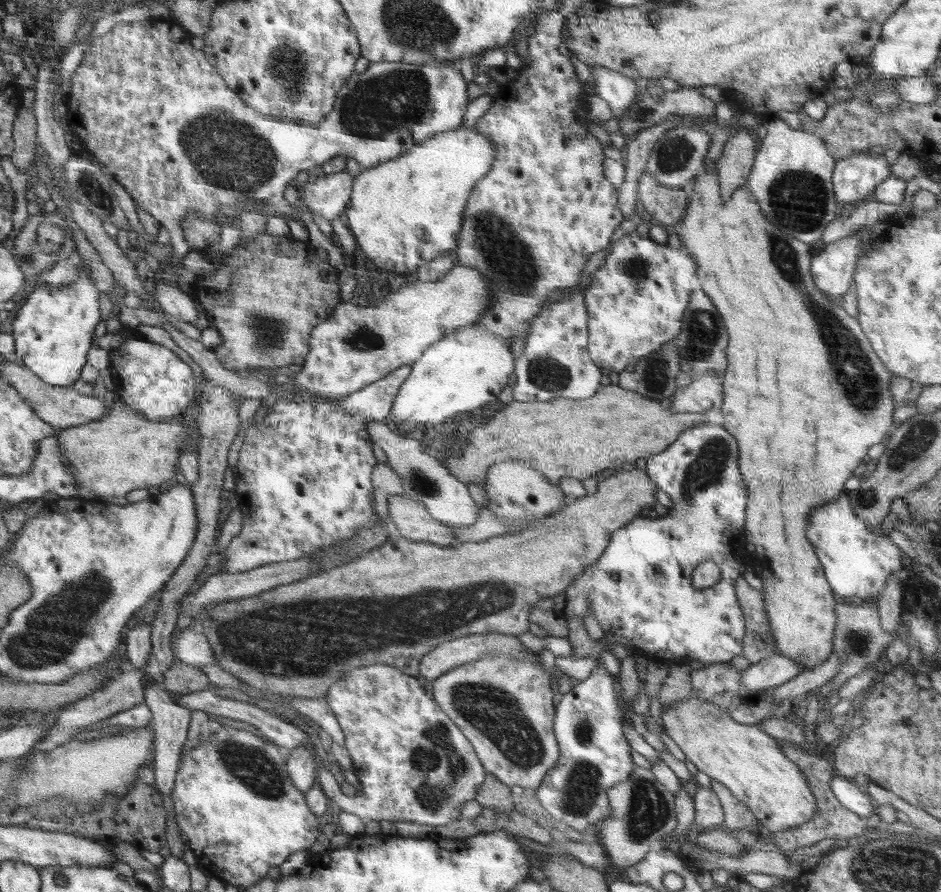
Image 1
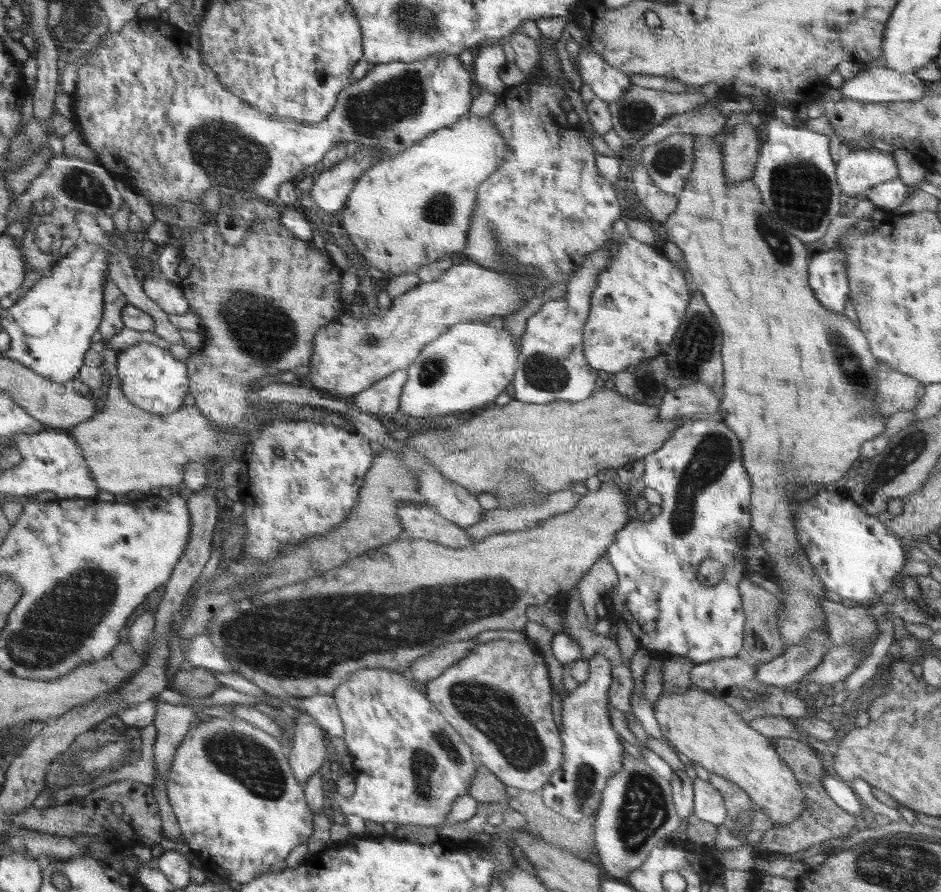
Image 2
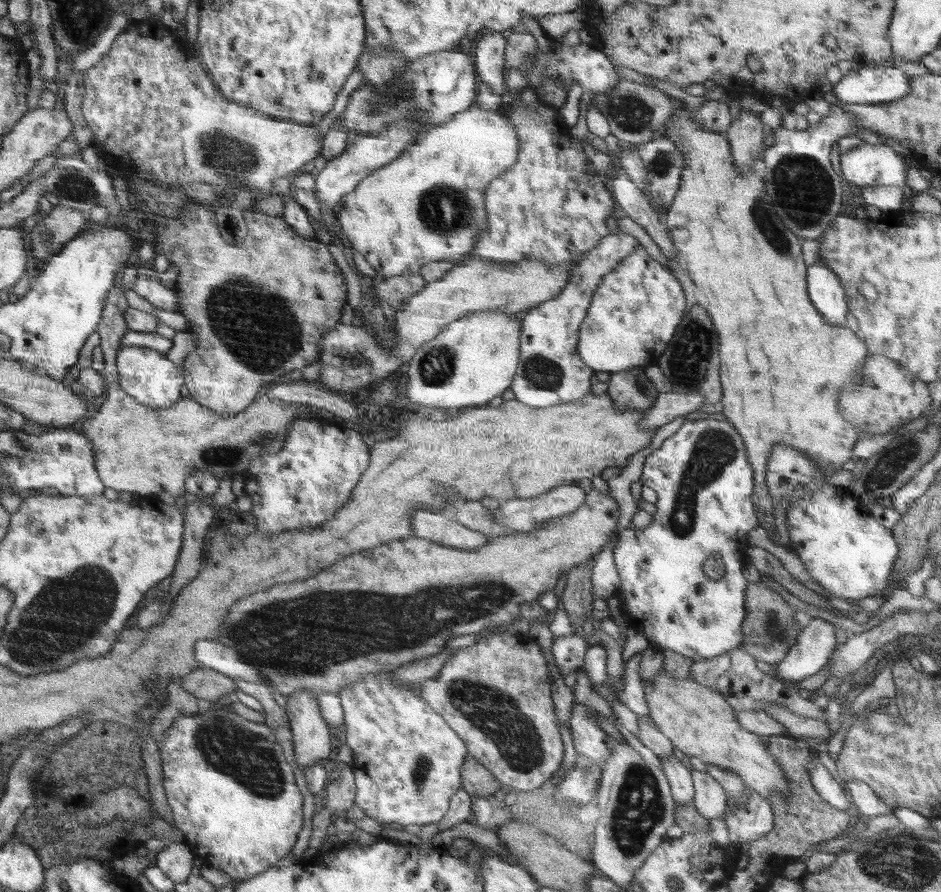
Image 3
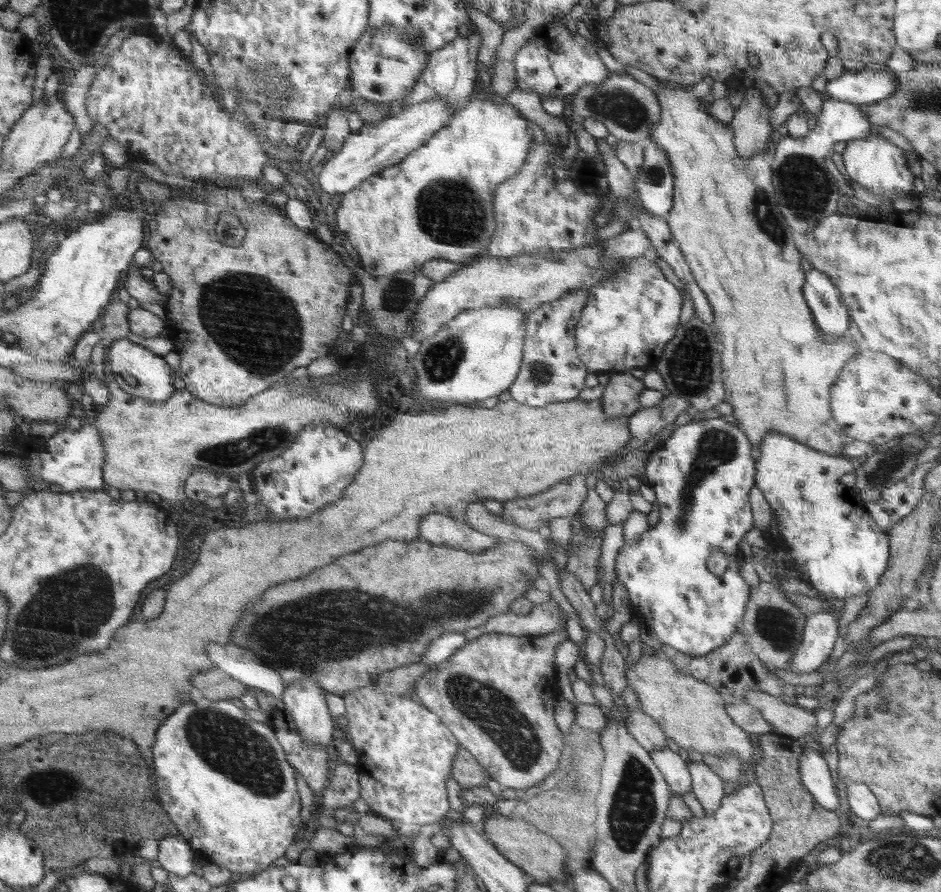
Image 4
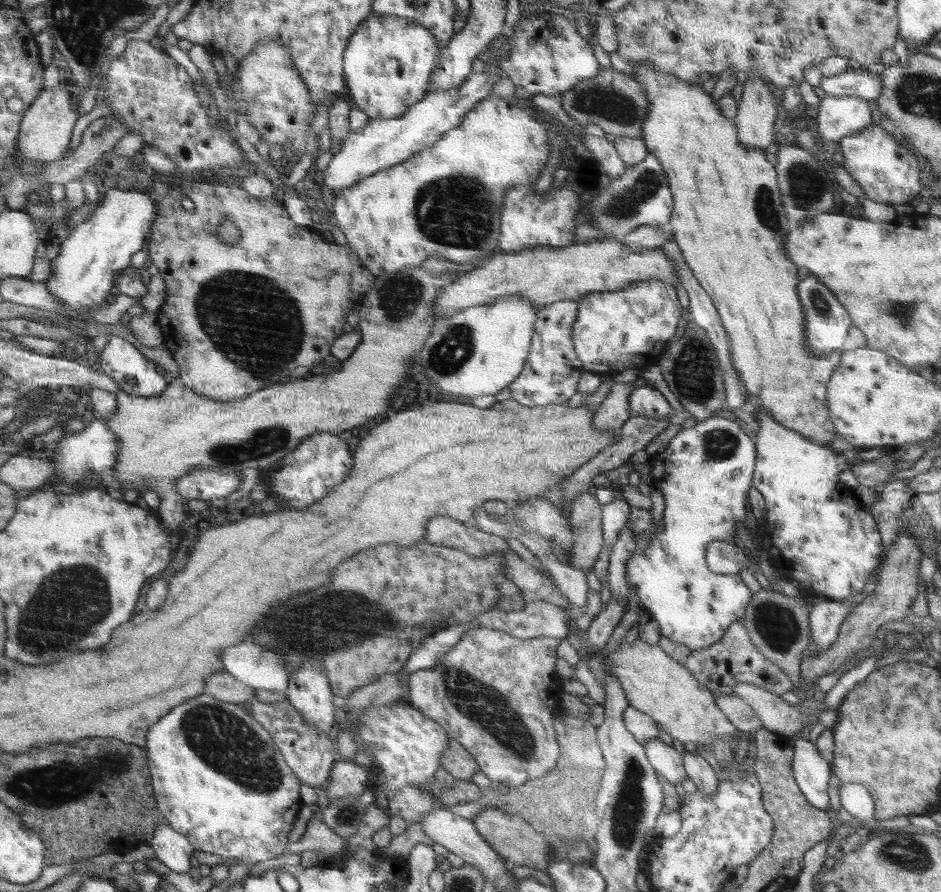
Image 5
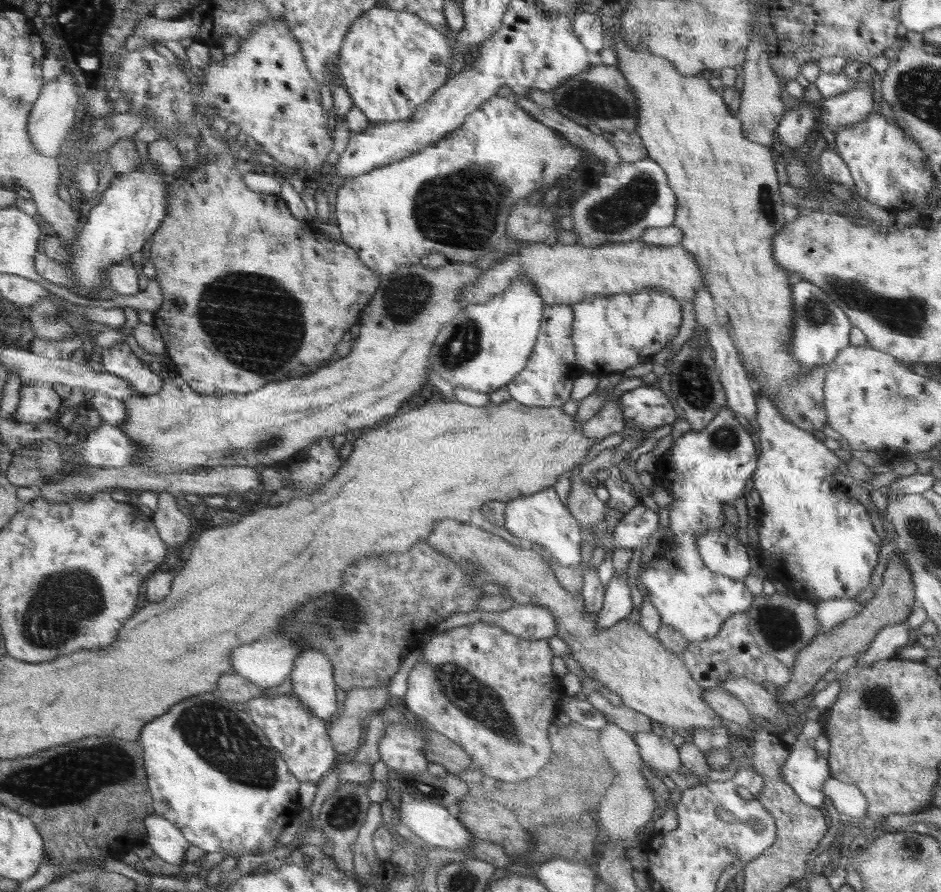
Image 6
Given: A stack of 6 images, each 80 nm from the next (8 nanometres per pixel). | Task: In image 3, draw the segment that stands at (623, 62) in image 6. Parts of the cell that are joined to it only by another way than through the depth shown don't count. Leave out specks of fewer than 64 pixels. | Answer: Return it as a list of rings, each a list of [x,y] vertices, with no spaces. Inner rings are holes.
[[[680,103],[668,117],[669,127],[663,134],[664,138],[679,147],[686,164],[680,190],[665,214],[666,229],[677,251],[677,258],[700,289],[700,298],[719,335],[722,413],[736,432],[742,434],[740,438],[753,468],[755,515],[769,533],[774,529],[772,508],[775,502],[766,486],[765,466],[776,442],[790,444],[808,455],[828,476],[840,469],[842,463],[854,460],[852,448],[864,435],[838,416],[836,400],[842,386],[856,382],[856,378],[861,379],[858,368],[868,350],[854,332],[842,328],[840,324],[826,322],[808,299],[807,266],[802,259],[801,245],[772,208],[764,190],[762,160],[752,164],[748,172],[736,170],[730,156],[729,140],[723,133],[701,129],[693,116],[695,109]]]

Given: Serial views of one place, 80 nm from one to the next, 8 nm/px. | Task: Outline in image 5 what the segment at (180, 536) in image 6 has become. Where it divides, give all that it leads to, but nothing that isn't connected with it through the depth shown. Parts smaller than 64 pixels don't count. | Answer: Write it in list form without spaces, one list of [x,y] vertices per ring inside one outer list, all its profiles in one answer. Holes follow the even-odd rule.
[[[407,267],[400,270],[398,273],[386,273],[384,275],[375,277],[375,284],[373,284],[372,294],[368,294],[368,298],[364,298],[364,304],[360,306],[358,314],[360,314],[360,326],[358,327],[361,332],[361,341],[356,346],[356,350],[352,352],[352,356],[340,366],[340,370],[336,372],[324,372],[320,376],[314,376],[312,380],[289,380],[288,384],[279,384],[267,386],[265,389],[259,390],[258,393],[252,393],[248,397],[241,398],[237,401],[219,401],[218,399],[208,398],[204,395],[196,394],[195,391],[188,388],[179,378],[170,381],[167,387],[164,389],[161,395],[153,397],[141,397],[140,395],[131,395],[127,392],[119,390],[117,396],[117,409],[114,414],[111,414],[109,418],[104,418],[107,425],[112,429],[112,432],[118,440],[119,456],[117,456],[117,463],[113,466],[113,476],[121,482],[134,484],[133,488],[141,490],[153,490],[158,494],[160,499],[159,509],[156,511],[160,515],[160,522],[163,522],[164,530],[168,531],[168,534],[179,530],[180,524],[184,522],[184,505],[183,499],[180,494],[175,491],[175,480],[183,477],[185,474],[191,473],[196,469],[214,469],[214,470],[235,470],[240,472],[246,470],[246,468],[258,468],[262,469],[265,466],[275,464],[280,461],[284,456],[287,456],[288,452],[292,452],[296,447],[300,446],[300,443],[304,442],[304,439],[310,437],[311,434],[316,432],[334,432],[339,433],[341,431],[352,430],[353,428],[364,424],[369,420],[372,420],[374,416],[382,414],[388,410],[388,400],[392,398],[392,394],[396,394],[396,388],[400,388],[404,382],[408,382],[408,376],[410,376],[410,366],[414,364],[410,356],[416,356],[420,350],[423,350],[423,344],[429,340],[429,337],[434,331],[437,322],[437,314],[435,313],[434,301],[440,294],[440,289],[451,284],[455,278],[459,278],[458,272],[453,274],[437,274],[433,275],[428,271],[425,271],[420,267]]]

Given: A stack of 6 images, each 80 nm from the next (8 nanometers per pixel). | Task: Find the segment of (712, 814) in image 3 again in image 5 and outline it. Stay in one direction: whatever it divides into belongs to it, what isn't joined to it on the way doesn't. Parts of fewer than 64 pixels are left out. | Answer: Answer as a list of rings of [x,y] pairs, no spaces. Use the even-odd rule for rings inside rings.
[[[685,750],[682,755],[686,775],[694,782],[695,790],[707,795],[715,793],[722,780],[711,767],[711,764],[697,752]]]

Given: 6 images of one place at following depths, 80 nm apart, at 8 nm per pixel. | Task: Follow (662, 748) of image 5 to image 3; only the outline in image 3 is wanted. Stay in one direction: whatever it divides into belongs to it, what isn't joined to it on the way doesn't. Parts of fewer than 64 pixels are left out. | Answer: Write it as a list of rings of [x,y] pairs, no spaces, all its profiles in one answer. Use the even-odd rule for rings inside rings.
[[[664,755],[660,757],[661,770],[669,783],[671,795],[678,805],[692,803],[695,795],[691,771],[682,765],[677,757]]]

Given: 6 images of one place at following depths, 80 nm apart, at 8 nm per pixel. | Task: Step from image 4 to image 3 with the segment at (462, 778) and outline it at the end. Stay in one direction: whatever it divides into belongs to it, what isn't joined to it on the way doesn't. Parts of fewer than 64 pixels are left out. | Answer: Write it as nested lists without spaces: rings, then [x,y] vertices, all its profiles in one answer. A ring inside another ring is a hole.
[[[470,753],[463,762],[463,785],[470,795],[485,797],[500,792],[500,782],[484,768]]]

